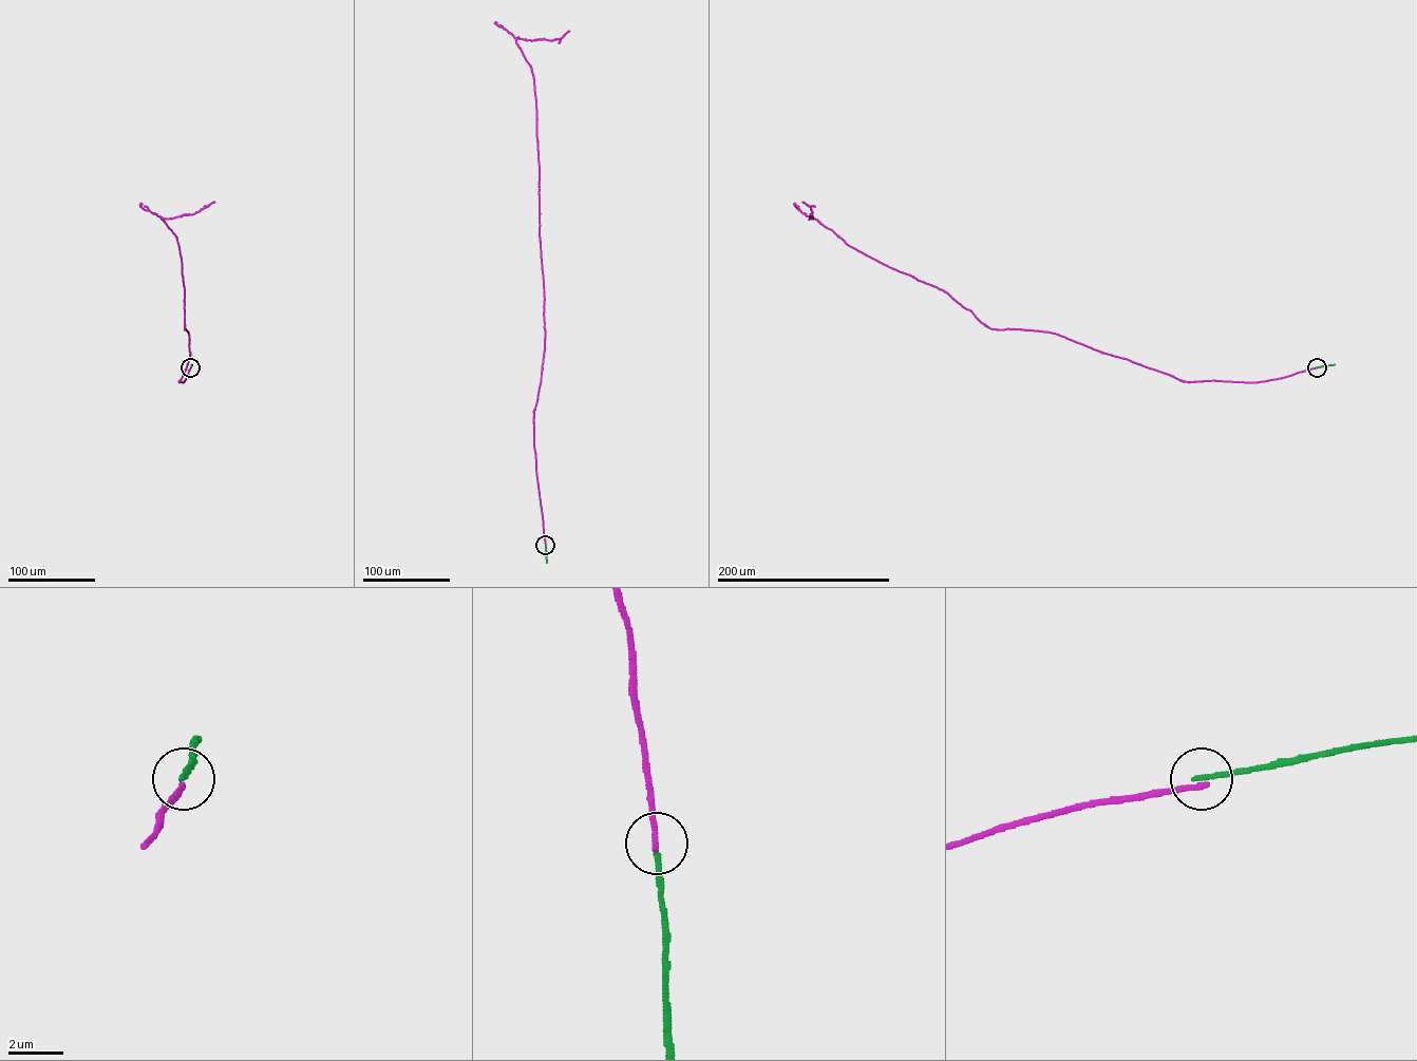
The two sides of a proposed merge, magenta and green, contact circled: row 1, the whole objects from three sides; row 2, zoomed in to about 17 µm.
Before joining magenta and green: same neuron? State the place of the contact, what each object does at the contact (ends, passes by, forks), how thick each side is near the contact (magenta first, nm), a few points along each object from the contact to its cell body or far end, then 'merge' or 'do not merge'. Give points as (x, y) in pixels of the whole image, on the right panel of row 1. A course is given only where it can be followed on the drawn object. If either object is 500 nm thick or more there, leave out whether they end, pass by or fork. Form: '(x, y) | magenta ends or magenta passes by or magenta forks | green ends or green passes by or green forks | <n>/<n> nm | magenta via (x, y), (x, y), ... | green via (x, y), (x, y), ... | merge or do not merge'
(1317, 367) | magenta ends | green ends | 190/190 nm | magenta via (1317, 367), (1255, 382), (1183, 381), (1056, 334), (990, 328), (942, 289), (849, 245), (810, 219), (803, 202) | green via (1317, 367), (1334, 364) | do not merge

